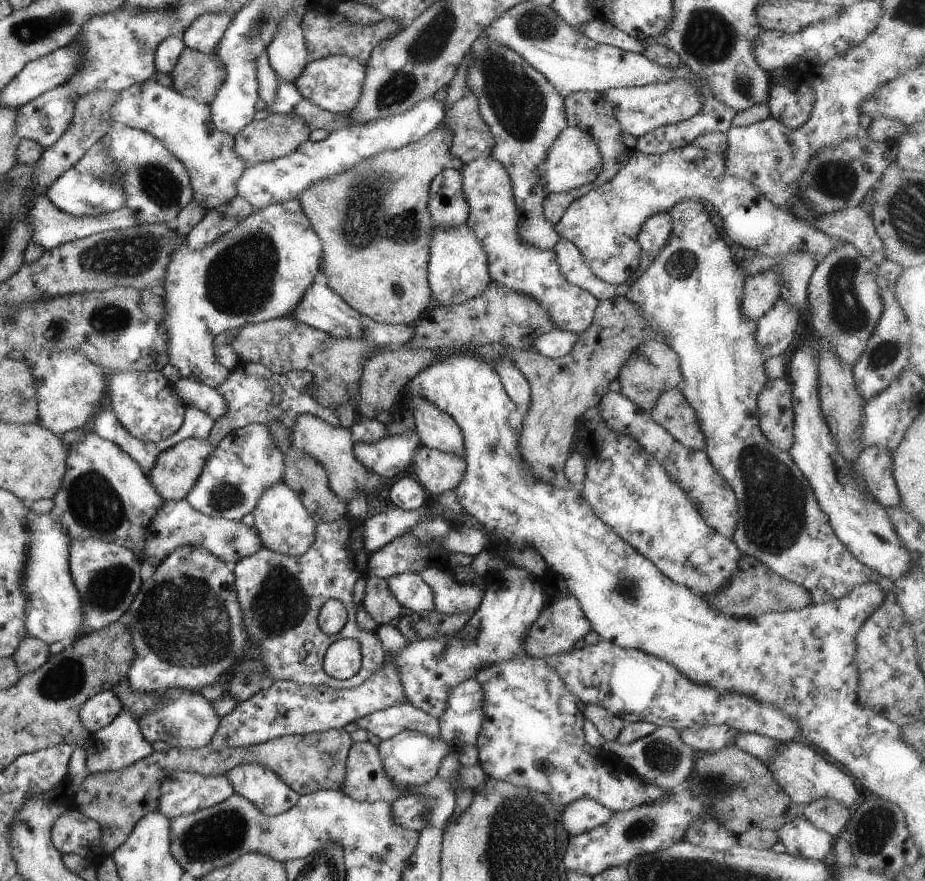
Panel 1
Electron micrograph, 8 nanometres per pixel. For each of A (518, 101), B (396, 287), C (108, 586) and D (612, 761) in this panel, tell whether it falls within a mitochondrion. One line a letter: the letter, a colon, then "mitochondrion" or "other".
A: mitochondrion
B: mitochondrion
C: mitochondrion
D: other

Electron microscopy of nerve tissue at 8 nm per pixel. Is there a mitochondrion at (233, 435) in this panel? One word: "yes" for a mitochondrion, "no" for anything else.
no

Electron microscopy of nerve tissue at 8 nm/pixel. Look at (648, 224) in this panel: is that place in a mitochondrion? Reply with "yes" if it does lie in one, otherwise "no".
no

